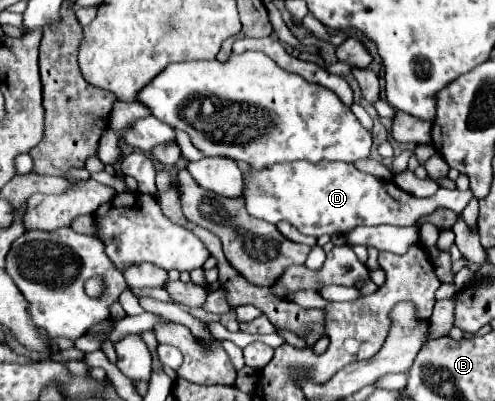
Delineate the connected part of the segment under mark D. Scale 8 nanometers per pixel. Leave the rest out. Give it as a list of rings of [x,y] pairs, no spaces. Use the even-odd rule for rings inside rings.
[[[279,162],[269,168],[255,170],[253,166],[249,172],[243,174],[243,198],[245,198],[245,208],[253,218],[265,220],[269,224],[277,224],[281,220],[287,220],[291,226],[295,226],[301,234],[319,238],[319,236],[331,236],[331,234],[347,234],[357,226],[379,226],[379,224],[393,224],[393,226],[413,226],[419,216],[431,214],[437,208],[447,208],[457,214],[463,212],[467,202],[473,198],[471,190],[459,192],[459,190],[445,190],[439,188],[431,198],[417,198],[411,196],[403,190],[397,188],[397,196],[387,190],[387,184],[377,180],[371,174],[359,172],[353,164],[347,162]]]

